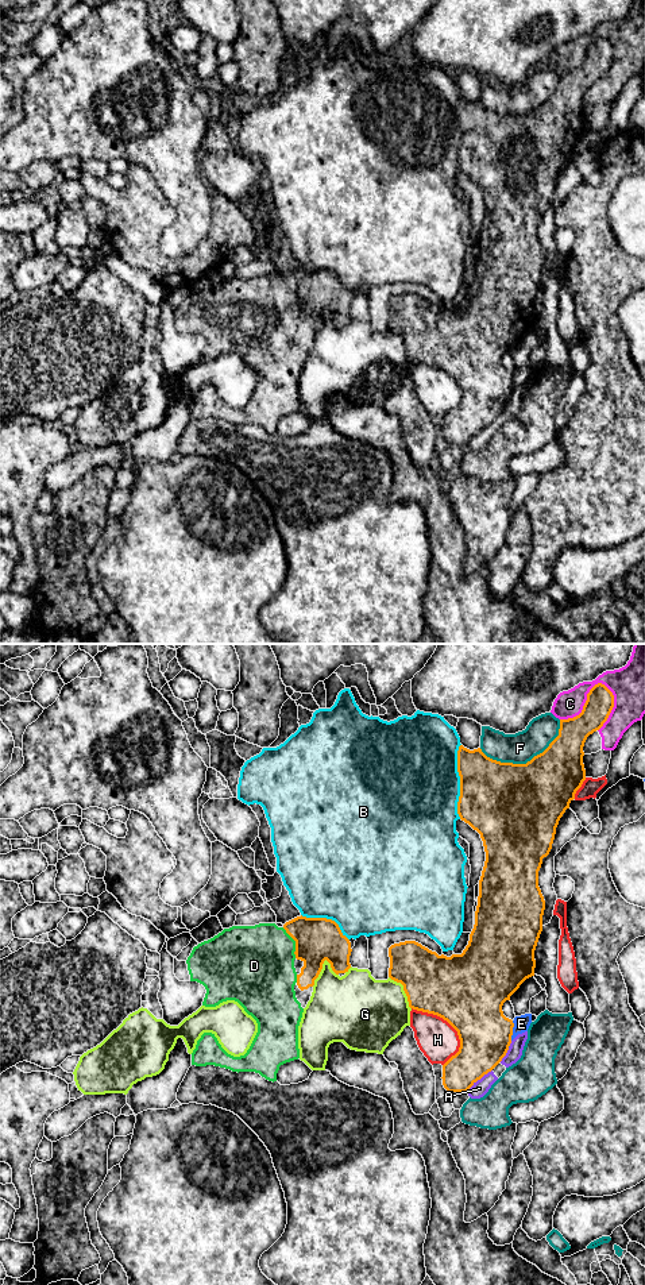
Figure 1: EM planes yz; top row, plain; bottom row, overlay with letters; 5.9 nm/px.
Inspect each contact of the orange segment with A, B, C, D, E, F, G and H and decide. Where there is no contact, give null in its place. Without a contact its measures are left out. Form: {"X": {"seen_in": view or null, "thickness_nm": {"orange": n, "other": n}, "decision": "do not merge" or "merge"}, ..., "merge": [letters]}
{"A": {"seen_in": "yz", "thickness_nm": {"orange": 300, "other": 90}, "decision": "do not merge"}, "B": {"seen_in": "yz", "thickness_nm": {"orange": 440, "other": 500}, "decision": "do not merge"}, "C": {"seen_in": "yz", "thickness_nm": {"orange": 170, "other": 200}, "decision": "do not merge"}, "D": {"seen_in": "yz", "thickness_nm": {"orange": 260, "other": 420}, "decision": "merge"}, "E": {"seen_in": "yz", "thickness_nm": {"orange": 320, "other": 100}, "decision": "do not merge"}, "F": {"seen_in": "yz", "thickness_nm": {"orange": 460, "other": 190}, "decision": "do not merge"}, "G": {"seen_in": "yz", "thickness_nm": {"orange": 260, "other": 360}, "decision": "do not merge"}, "H": {"seen_in": "yz", "thickness_nm": {"orange": 440, "other": 240}, "decision": "do not merge"}, "merge": ["D"]}

